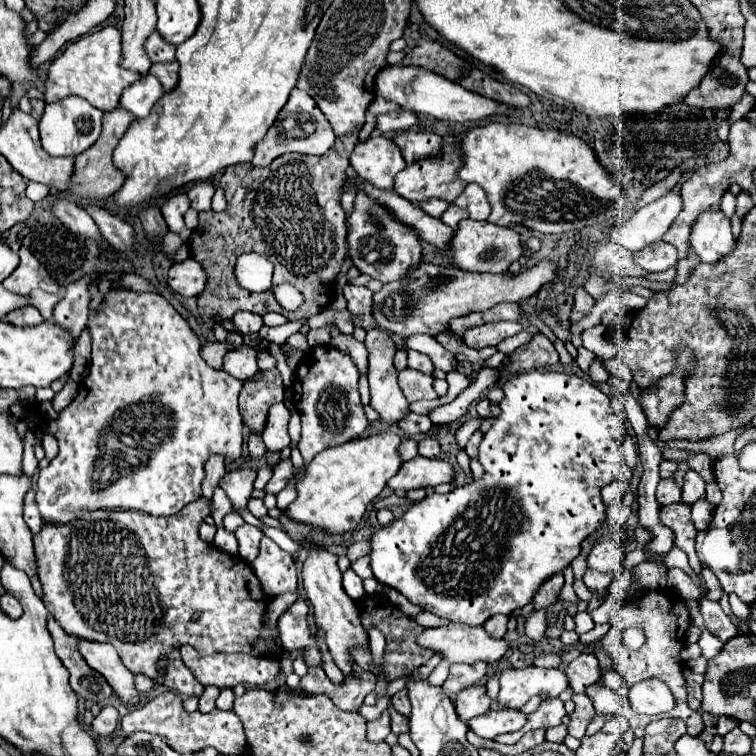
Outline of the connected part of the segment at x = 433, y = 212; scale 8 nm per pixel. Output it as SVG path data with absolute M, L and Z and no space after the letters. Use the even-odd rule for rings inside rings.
M429 199L429 201L423 201L419 207L421 207L427 215L439 219L441 213L445 213L445 209L449 207L449 203L447 203L447 201L441 201L441 199Z

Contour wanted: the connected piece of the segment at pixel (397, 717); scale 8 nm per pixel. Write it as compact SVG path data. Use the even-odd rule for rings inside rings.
M389 705L389 713L391 713L391 731L395 735L409 733L409 721L407 721L407 717L403 717L401 713L397 713L391 705Z

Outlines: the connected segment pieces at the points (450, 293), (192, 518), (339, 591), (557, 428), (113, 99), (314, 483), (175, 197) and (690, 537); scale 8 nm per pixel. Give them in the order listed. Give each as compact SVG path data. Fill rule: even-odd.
M541 261L537 267L527 269L515 277L511 275L489 275L489 273L469 273L461 269L437 267L431 263L421 263L401 281L383 285L379 293L373 295L373 317L375 325L387 333L409 337L415 333L437 335L447 331L447 323L453 317L467 315L473 311L487 311L497 303L509 301L517 303L535 295L545 283L553 281L557 275L557 265L551 261Z
M201 497L191 505L185 505L175 517L151 517L139 511L101 509L93 511L89 521L81 519L71 525L43 525L33 541L47 611L71 637L111 643L133 675L145 675L149 679L157 677L157 661L165 657L163 685L169 691L187 697L201 697L205 689L181 661L179 649L187 643L191 643L201 655L247 653L263 657L273 653L279 659L289 657L289 651L281 645L277 627L269 627L263 621L271 597L265 597L251 565L241 557L229 557L229 553L201 541L199 525L209 513L209 501ZM195 611L203 615L203 621L191 621Z
M307 547L307 549L309 549L309 559L303 563L303 585L305 585L307 597L313 605L317 629L323 631L327 649L329 649L333 661L337 663L337 667L343 671L343 675L353 677L355 675L355 669L353 669L355 659L351 657L351 649L369 645L367 631L363 629L361 617L357 613L357 603L343 591L337 557L319 547Z
M527 371L527 373L515 373L513 379L503 381L503 399L499 403L501 413L495 417L491 429L483 435L483 441L479 445L479 463L483 465L483 477L471 479L469 483L455 487L447 495L429 493L423 501L411 505L407 513L401 519L395 519L393 523L385 525L383 529L375 531L371 535L371 569L375 577L403 593L413 605L435 613L441 619L449 619L451 623L463 623L471 627L481 627L489 617L503 613L511 615L513 611L525 607L533 601L533 595L537 589L545 583L545 579L561 573L579 553L581 553L581 541L591 535L603 521L605 521L605 505L601 501L601 489L609 485L619 475L631 475L629 467L623 461L621 453L621 441L613 437L611 431L615 431L615 411L611 409L609 397L601 393L593 383L587 379L581 379L573 373L559 373L559 371Z
M103 27L95 33L83 35L77 41L69 43L59 57L51 63L45 79L45 101L55 103L63 97L77 95L89 101L101 111L113 111L119 107L123 89L141 79L135 71L127 71L121 65L121 31L115 27Z
M395 433L371 435L367 439L347 441L345 445L337 445L321 451L307 467L303 479L297 481L297 499L285 509L287 517L321 529L329 535L347 533L357 527L367 505L383 491L387 479L391 479L399 467L401 459L397 447L401 437Z
M175 191L175 193L165 201L165 205L161 207L161 211L163 211L163 217L165 217L165 221L167 221L167 225L169 225L171 231L181 233L181 231L185 229L183 215L185 215L187 209L189 209L189 199L187 199L187 195L181 193L181 191Z
M677 503L677 505L665 505L659 511L661 523L665 527L669 527L675 535L675 547L679 547L681 551L687 553L689 557L689 565L695 573L701 573L701 561L695 553L695 537L697 537L697 529L693 525L691 519L691 507L685 503Z

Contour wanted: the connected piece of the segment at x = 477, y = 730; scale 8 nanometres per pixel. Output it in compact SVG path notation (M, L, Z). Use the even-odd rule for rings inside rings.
M503 709L503 711L487 711L485 715L479 715L469 721L469 727L475 735L481 739L495 739L501 733L517 731L525 725L525 715L515 709Z

